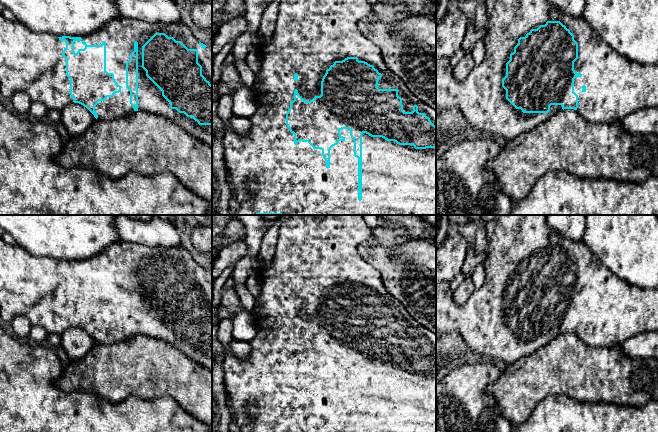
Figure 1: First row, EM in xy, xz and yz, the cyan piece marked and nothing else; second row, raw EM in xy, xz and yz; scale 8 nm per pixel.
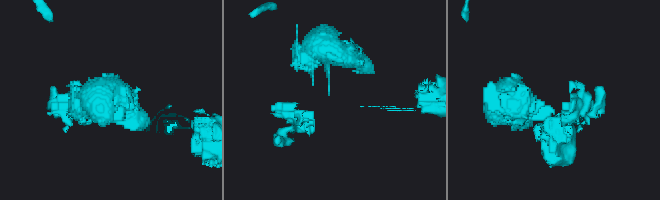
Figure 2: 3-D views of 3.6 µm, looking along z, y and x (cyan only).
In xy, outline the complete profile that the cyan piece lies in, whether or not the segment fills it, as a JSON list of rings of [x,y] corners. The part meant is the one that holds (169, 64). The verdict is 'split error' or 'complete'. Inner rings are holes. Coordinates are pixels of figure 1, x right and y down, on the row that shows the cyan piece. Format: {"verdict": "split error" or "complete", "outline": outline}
{"verdict": "split error", "outline": [[[0,11],[0,94],[12,98],[15,93],[27,94],[32,102],[43,103],[47,109],[62,110],[67,105],[79,103],[97,119],[113,120],[134,111],[147,111],[163,116],[187,131],[192,137],[212,147],[212,50],[193,35],[190,27],[183,22],[175,24],[149,23],[137,19],[117,18],[88,36],[57,37],[49,33],[37,33],[18,20],[6,19]]]}

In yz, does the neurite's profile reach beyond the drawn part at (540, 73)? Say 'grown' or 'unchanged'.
grown

